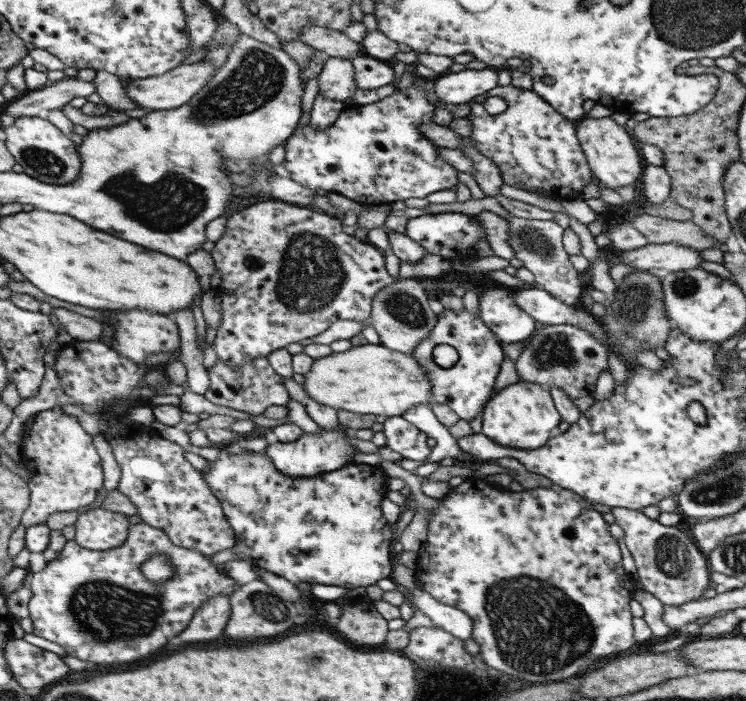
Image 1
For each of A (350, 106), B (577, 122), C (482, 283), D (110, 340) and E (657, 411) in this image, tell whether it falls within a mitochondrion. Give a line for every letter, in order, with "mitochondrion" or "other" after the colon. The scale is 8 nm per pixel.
A: other
B: other
C: other
D: other
E: mitochondrion

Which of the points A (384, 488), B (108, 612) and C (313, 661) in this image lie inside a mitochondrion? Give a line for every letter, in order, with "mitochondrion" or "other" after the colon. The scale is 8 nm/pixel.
A: other
B: mitochondrion
C: mitochondrion

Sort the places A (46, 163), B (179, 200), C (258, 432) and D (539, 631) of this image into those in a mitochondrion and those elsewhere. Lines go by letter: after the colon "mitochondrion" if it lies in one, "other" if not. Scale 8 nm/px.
A: mitochondrion
B: mitochondrion
C: other
D: mitochondrion

